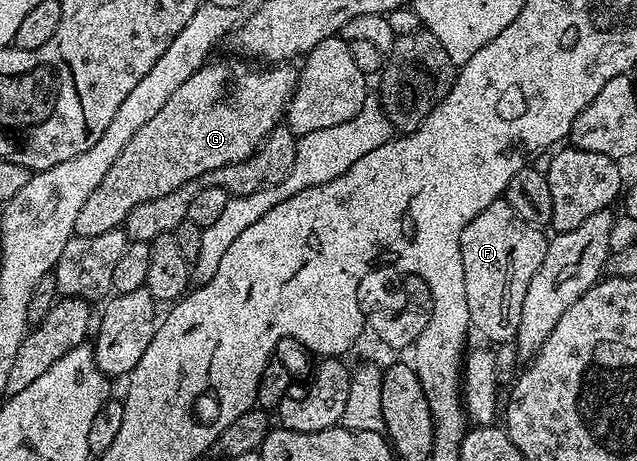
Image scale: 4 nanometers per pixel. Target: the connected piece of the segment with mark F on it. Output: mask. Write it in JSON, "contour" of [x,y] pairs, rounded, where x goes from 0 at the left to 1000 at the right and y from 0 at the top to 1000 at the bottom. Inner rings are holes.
{"contour":[[[788,430],[757,456],[725,499],[722,547],[727,553],[732,629],[725,644],[736,664],[739,709],[779,746],[802,748],[813,725],[826,620],[845,594],[860,540],[856,505],[832,482],[813,473]]]}

